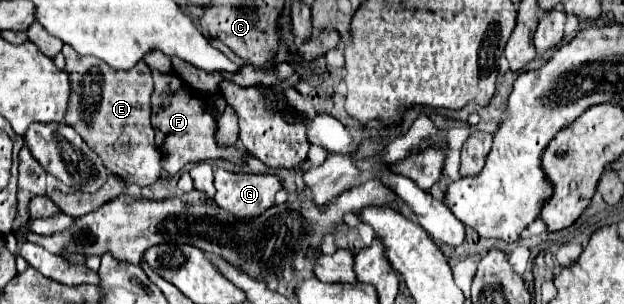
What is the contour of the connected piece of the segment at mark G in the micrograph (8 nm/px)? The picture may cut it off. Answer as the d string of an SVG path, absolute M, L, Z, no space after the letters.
M218 168L214 172L214 188L214 202L246 224L274 206L274 196L282 182L270 174L232 174Z

